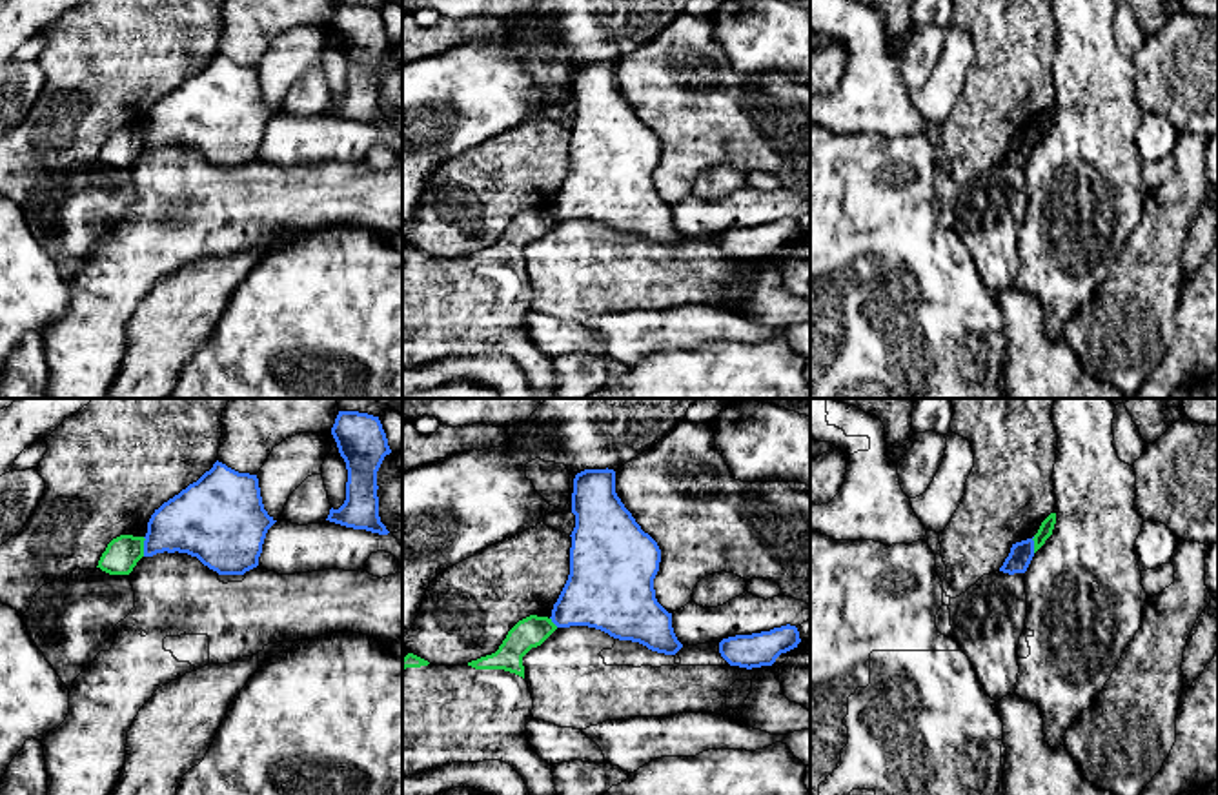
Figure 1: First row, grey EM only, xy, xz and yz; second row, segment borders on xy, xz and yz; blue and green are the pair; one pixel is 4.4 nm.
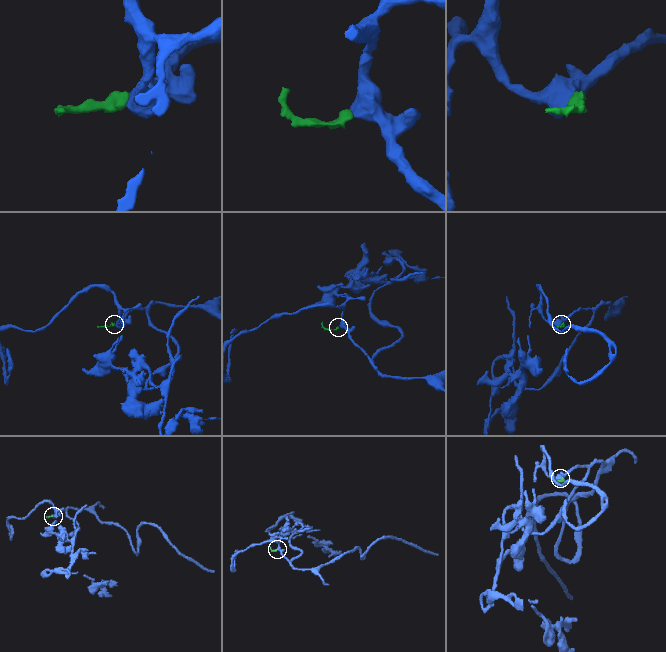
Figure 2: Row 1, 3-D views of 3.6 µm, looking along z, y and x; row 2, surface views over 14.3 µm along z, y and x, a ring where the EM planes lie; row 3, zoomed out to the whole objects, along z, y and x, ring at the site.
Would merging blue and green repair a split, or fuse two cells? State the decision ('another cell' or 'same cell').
another cell

